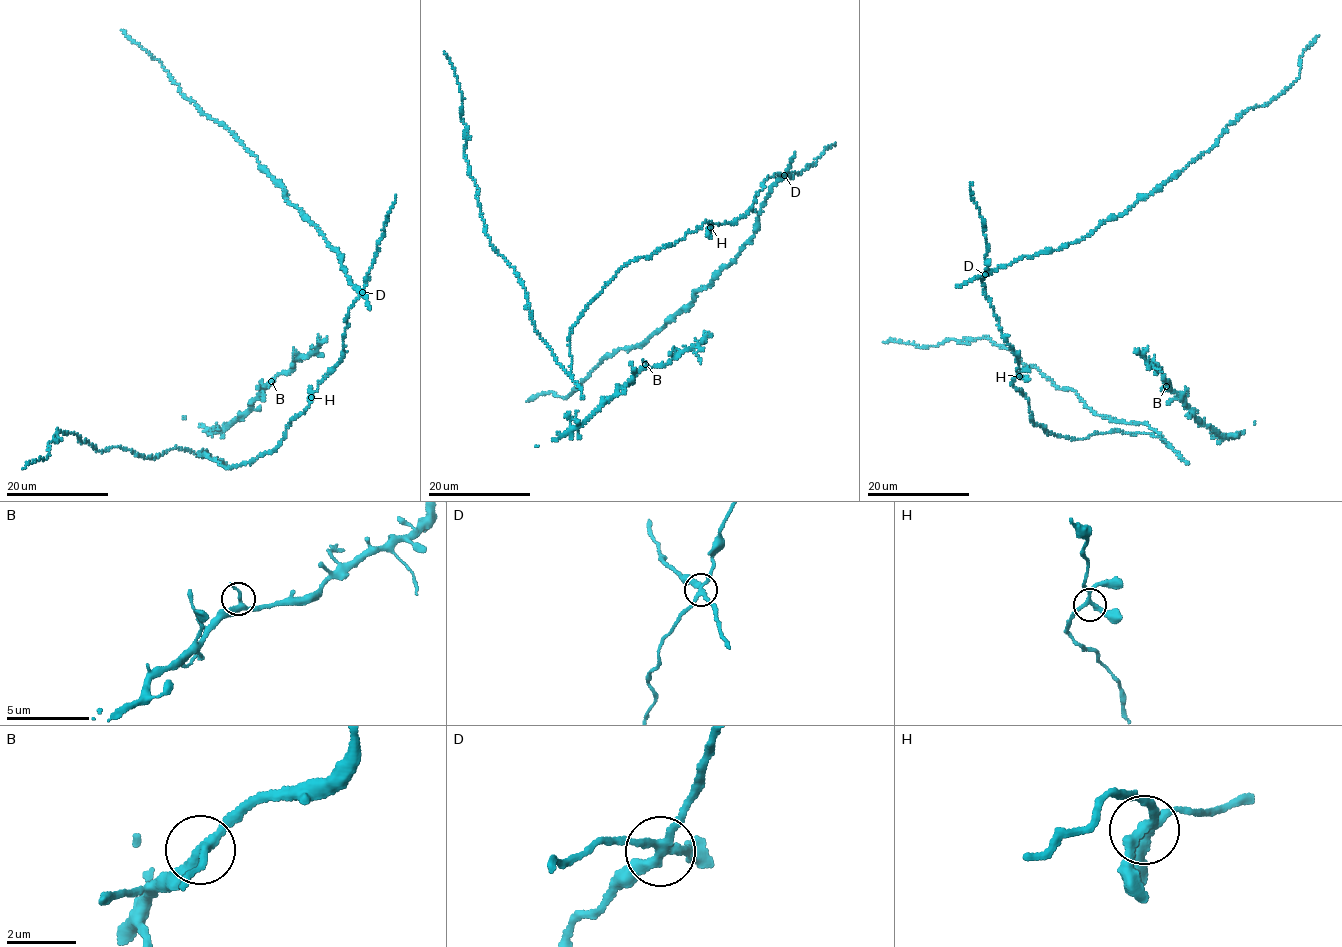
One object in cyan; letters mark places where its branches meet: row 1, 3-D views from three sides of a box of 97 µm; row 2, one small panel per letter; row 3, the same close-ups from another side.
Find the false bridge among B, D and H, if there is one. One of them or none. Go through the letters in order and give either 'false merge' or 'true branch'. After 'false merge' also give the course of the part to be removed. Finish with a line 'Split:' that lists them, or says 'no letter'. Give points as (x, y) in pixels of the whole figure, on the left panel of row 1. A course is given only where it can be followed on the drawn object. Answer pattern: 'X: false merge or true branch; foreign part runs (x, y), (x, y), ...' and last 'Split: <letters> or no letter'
B: true branch
D: false merge; foreign part runs (362, 292), (256, 156), (121, 31)
H: true branch
Split: D

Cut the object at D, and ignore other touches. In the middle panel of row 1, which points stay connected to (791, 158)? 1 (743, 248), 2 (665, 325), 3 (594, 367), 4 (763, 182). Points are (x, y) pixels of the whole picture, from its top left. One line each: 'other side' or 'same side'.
1: same side
2: same side
3: same side
4: other side

